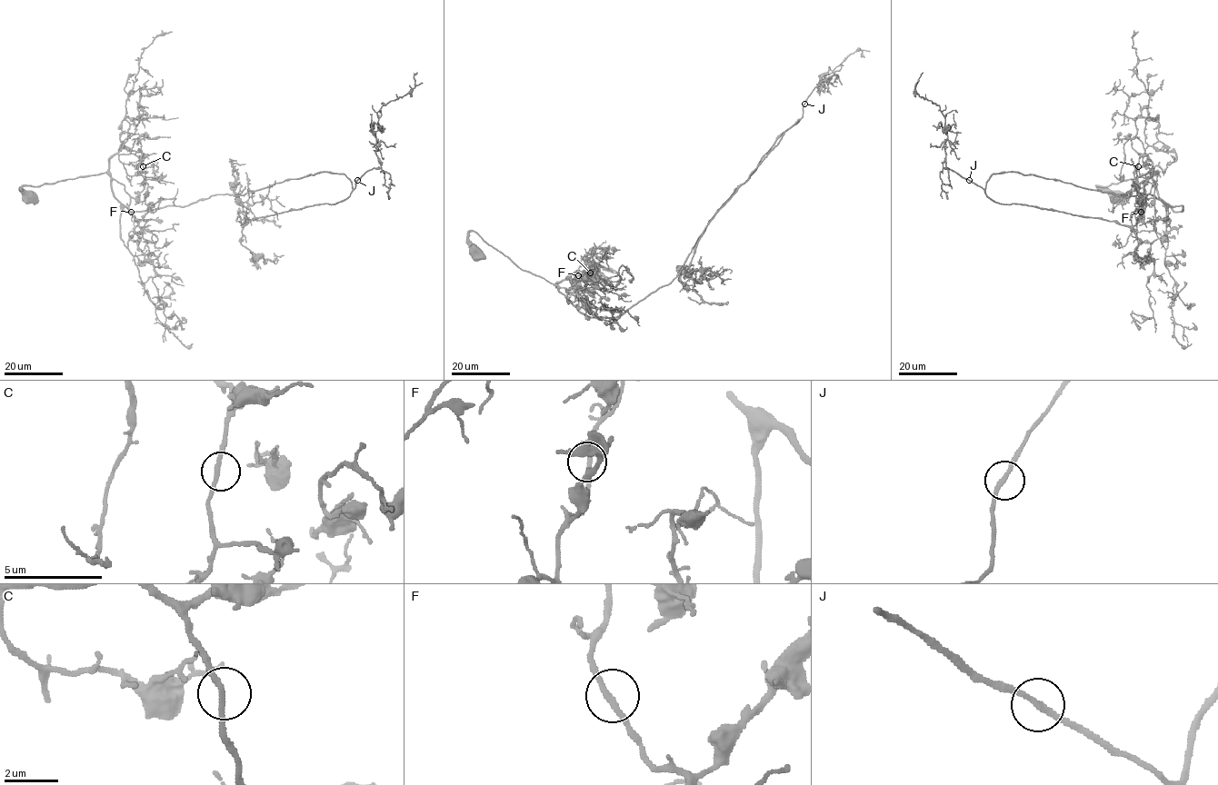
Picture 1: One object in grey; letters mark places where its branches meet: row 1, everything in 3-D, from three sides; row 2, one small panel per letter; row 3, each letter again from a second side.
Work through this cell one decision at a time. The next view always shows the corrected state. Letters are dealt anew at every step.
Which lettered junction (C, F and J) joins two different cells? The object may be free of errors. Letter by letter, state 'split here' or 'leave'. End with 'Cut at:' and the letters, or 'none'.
C: leave
F: leave
J: leave
Cut at: none

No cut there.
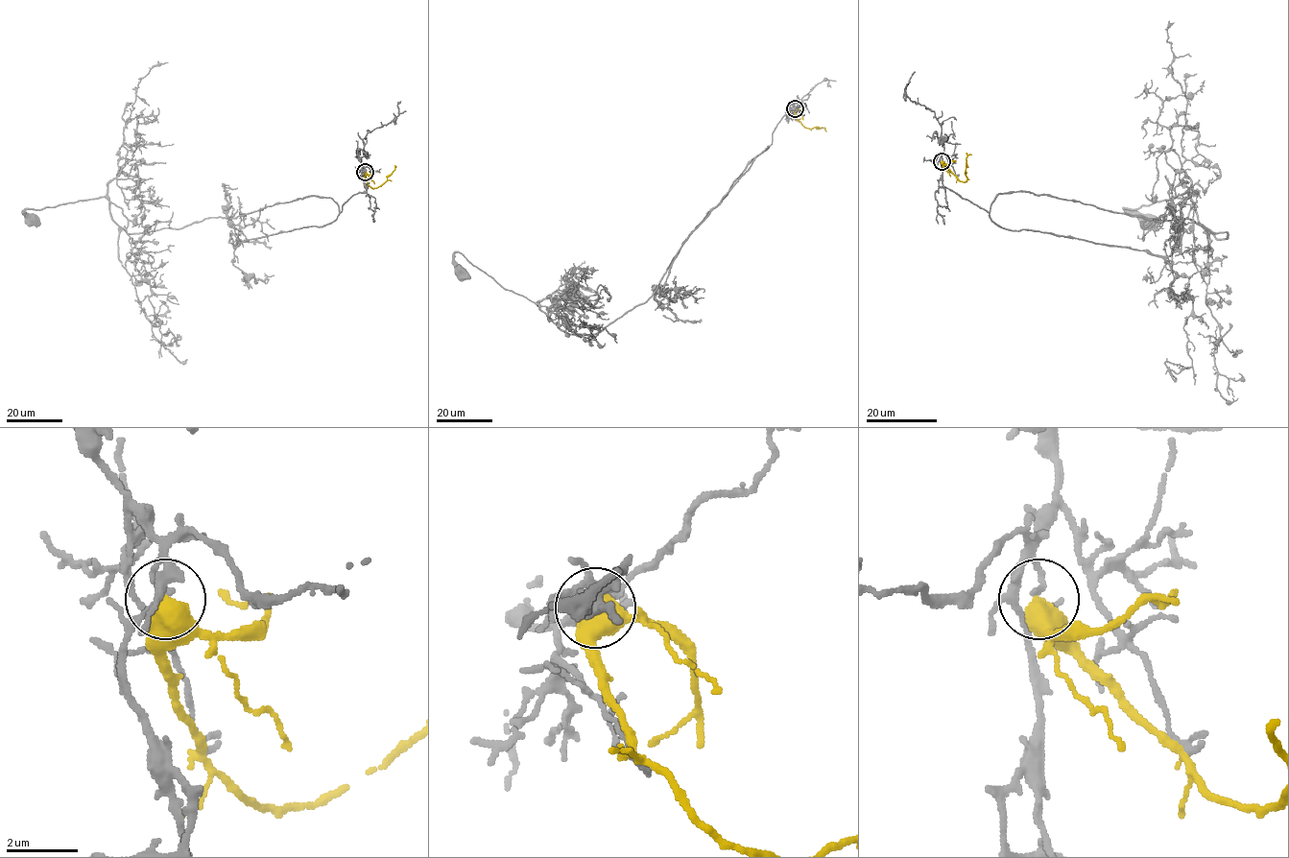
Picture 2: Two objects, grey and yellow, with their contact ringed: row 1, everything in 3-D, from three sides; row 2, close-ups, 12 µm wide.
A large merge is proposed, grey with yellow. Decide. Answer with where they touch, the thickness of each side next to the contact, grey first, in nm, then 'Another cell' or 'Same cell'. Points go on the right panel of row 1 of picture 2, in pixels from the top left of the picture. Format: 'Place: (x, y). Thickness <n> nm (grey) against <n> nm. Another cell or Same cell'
Place: (942, 161). Thickness 140 nm (grey) against 650 nm. Another cell

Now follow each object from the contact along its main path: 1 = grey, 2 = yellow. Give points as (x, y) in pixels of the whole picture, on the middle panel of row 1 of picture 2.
1: (795, 108), (686, 238), (655, 293), (597, 333), (561, 331), (456, 251), (463, 272)
2: (795, 108), (795, 116), (805, 127), (823, 128), (825, 131)

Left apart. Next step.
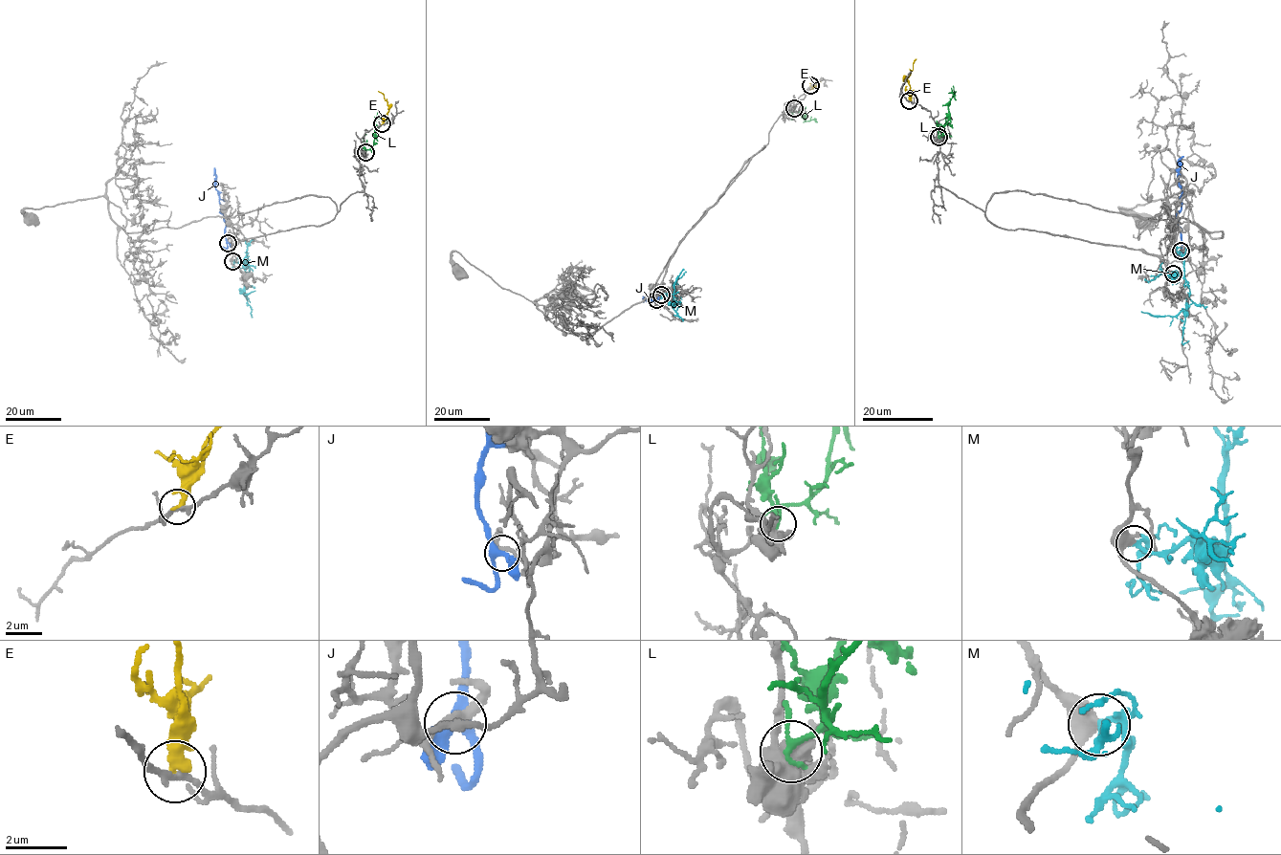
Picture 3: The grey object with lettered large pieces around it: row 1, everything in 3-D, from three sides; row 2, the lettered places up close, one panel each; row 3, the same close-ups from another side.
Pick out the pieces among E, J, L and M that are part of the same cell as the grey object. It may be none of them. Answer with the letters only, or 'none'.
M

